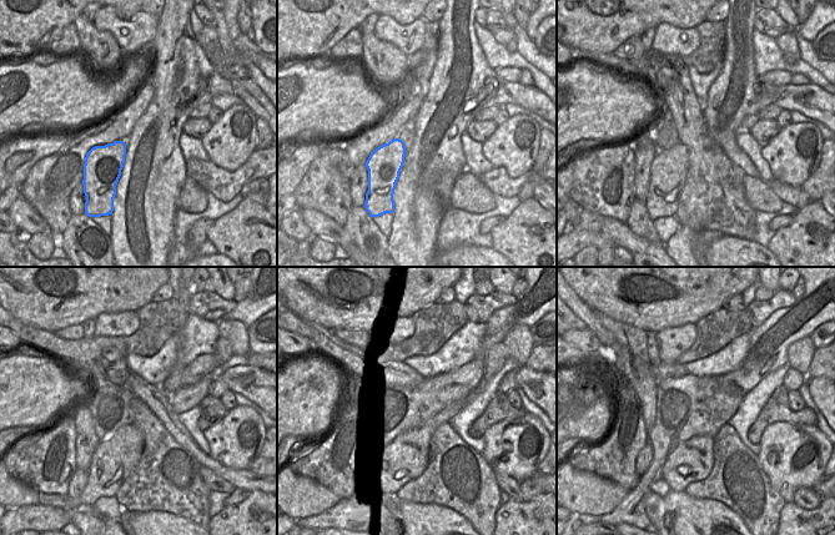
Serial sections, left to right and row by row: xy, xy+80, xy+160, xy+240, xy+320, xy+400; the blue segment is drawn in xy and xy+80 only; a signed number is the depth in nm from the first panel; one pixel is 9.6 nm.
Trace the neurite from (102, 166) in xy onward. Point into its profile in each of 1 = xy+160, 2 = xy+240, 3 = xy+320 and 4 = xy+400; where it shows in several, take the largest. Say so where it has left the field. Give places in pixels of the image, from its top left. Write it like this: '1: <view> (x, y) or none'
1: xy+160 (668, 170)
2: xy+240 (115, 459)
3: xy+320 (407, 458)
4: xy+400 (693, 460)

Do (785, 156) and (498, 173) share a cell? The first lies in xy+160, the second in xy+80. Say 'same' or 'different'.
different

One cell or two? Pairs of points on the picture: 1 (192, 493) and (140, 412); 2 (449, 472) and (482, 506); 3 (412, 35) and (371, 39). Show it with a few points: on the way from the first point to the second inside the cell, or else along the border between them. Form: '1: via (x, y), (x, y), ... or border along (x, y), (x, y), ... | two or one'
1: via (172, 473), (162, 460), (154, 432) | one
2: via (458, 480), (476, 498) | one
3: border along (373, 33), (380, 39), (392, 43), (403, 53) | two

